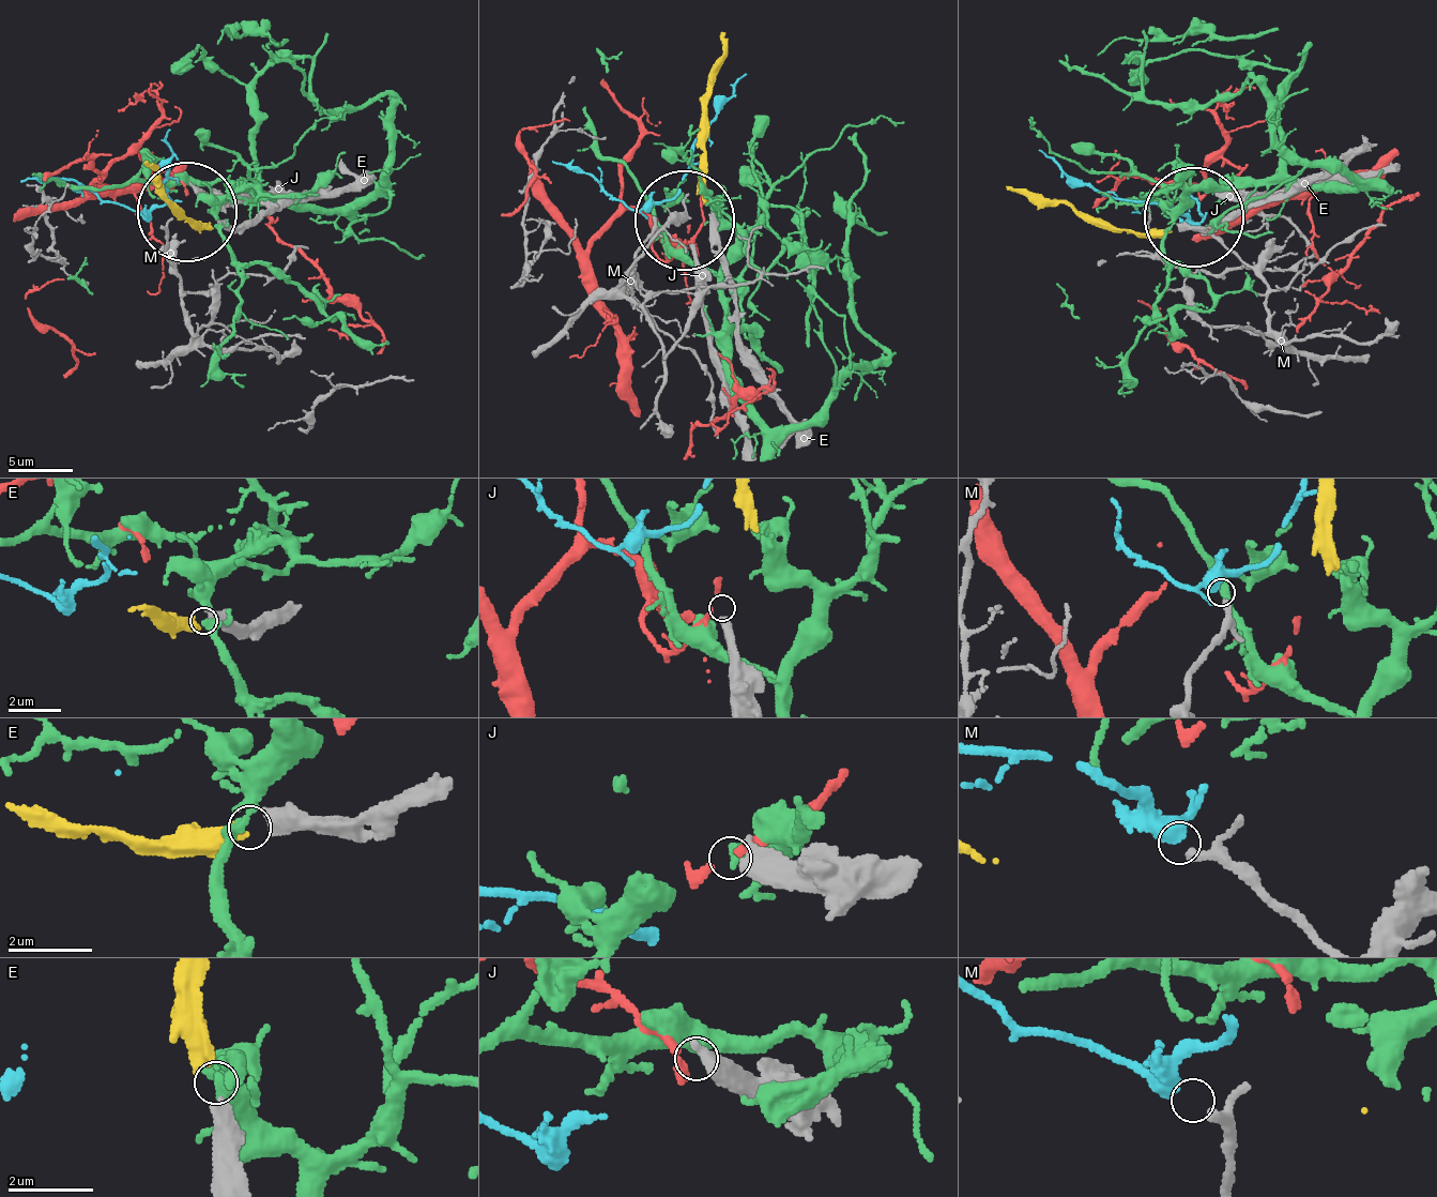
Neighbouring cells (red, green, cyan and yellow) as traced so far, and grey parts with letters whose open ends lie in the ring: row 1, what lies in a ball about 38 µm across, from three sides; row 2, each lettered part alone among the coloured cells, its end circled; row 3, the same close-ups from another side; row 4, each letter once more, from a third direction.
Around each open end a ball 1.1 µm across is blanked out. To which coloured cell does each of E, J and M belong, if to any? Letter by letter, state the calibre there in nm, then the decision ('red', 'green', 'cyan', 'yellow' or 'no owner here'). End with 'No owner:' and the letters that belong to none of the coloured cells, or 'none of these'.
E: calibre 360 nm; yellow
J: calibre 440 nm; no owner here
M: calibre 190 nm; cyan
No owner: J

